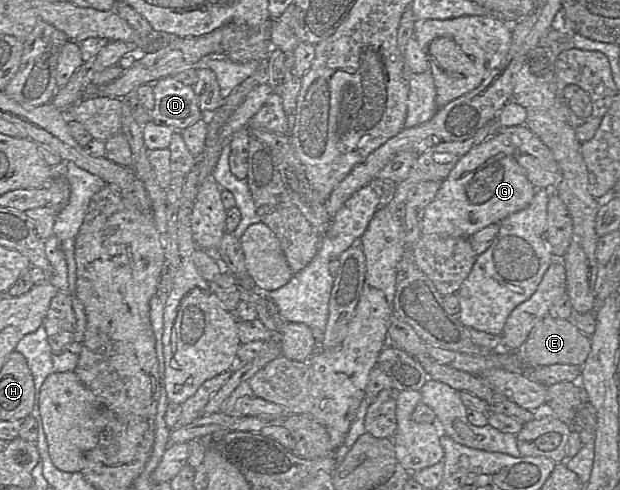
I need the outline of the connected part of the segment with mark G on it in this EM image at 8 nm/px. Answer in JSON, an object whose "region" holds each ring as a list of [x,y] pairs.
{"region":[[[493,135],[465,154],[447,178],[441,182],[436,197],[425,208],[421,233],[422,235],[443,235],[469,239],[480,230],[527,208],[537,190],[514,158],[513,149],[508,145],[508,139]]]}

